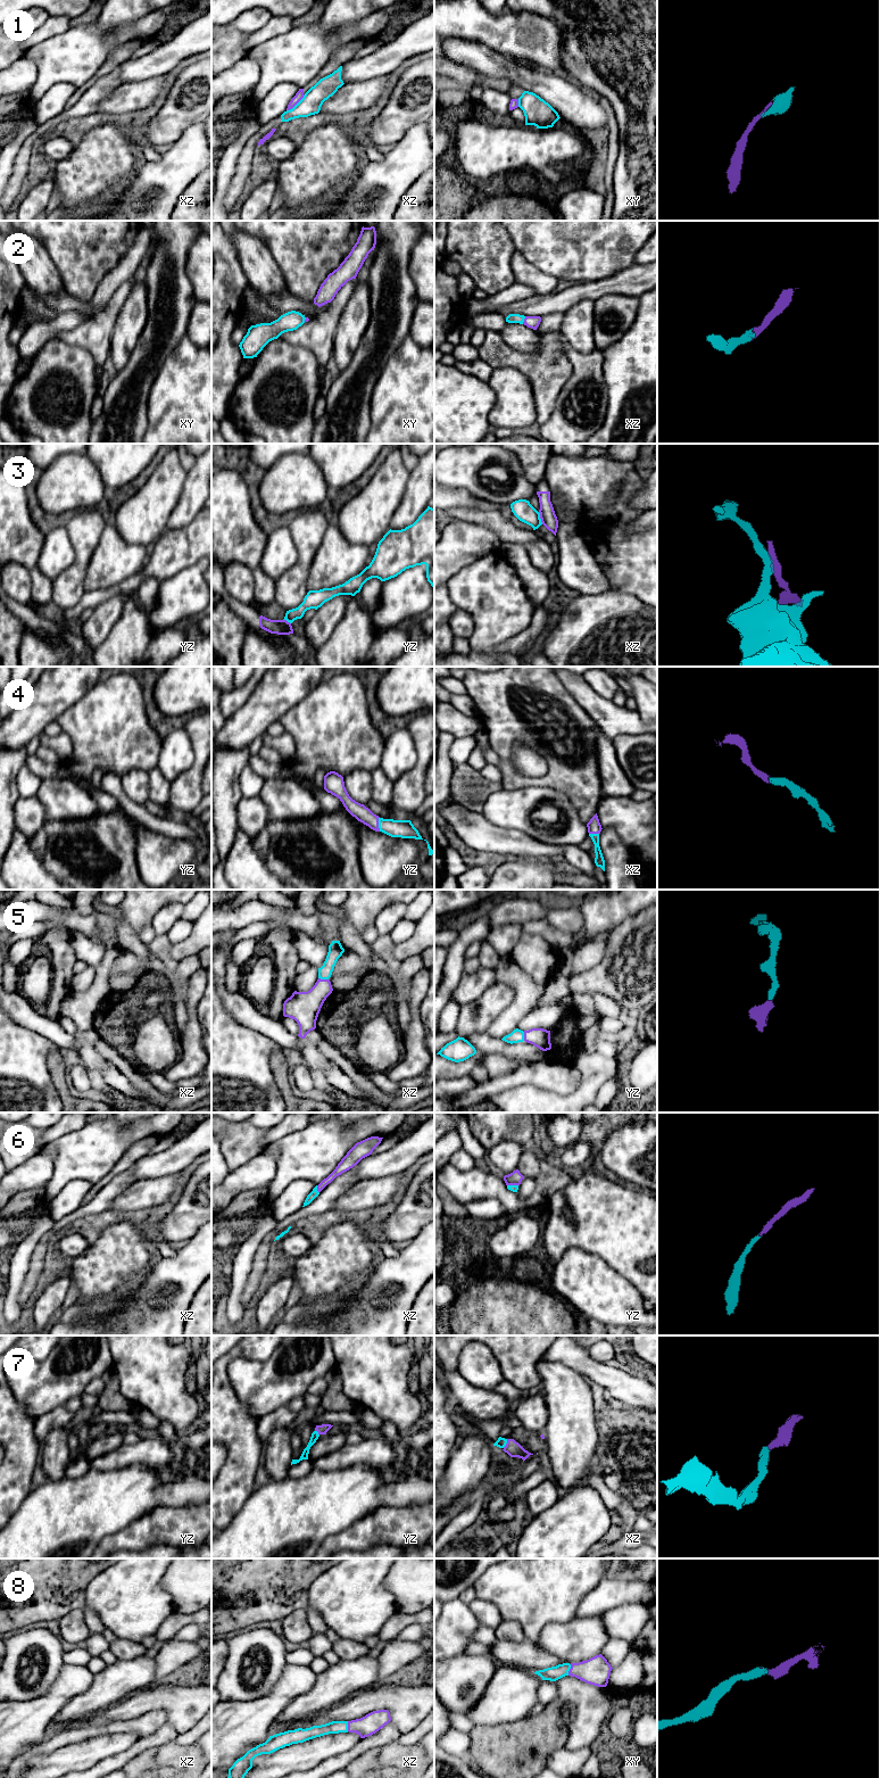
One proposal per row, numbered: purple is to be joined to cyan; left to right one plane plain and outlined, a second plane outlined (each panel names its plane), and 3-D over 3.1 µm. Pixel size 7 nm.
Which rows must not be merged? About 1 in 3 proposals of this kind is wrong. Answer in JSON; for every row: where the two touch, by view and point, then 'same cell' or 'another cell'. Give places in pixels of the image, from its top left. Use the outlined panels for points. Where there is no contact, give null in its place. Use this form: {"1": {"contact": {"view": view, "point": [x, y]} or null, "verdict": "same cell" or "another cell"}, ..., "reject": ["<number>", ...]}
{"1": {"contact": {"view": "xz", "point": [297, 104]}, "verdict": "another cell"}, "2": {"contact": {"view": "xz", "point": [523, 320]}, "verdict": "same cell"}, "3": {"contact": {"view": "xz", "point": [539, 518]}, "verdict": "another cell"}, "4": {"contact": {"view": "yz", "point": [379, 824]}, "verdict": "same cell"}, "5": {"contact": {"view": "xz", "point": [323, 978]}, "verdict": "same cell"}, "6": {"contact": {"view": "xz", "point": [316, 1189]}, "verdict": "same cell"}, "7": {"contact": {"view": "xz", "point": [506, 1442]}, "verdict": "same cell"}, "8": {"contact": {"view": "xy", "point": [569, 1670]}, "verdict": "same cell"}, "reject": ["1", "3"]}

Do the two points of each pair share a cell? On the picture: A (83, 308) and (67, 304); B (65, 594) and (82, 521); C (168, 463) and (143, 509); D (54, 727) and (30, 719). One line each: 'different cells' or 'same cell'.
A: same cell
B: same cell
C: same cell
D: different cells

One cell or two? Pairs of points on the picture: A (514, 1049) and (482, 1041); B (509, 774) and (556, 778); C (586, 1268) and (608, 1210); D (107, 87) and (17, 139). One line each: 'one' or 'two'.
A: one
B: one
C: two
D: two

